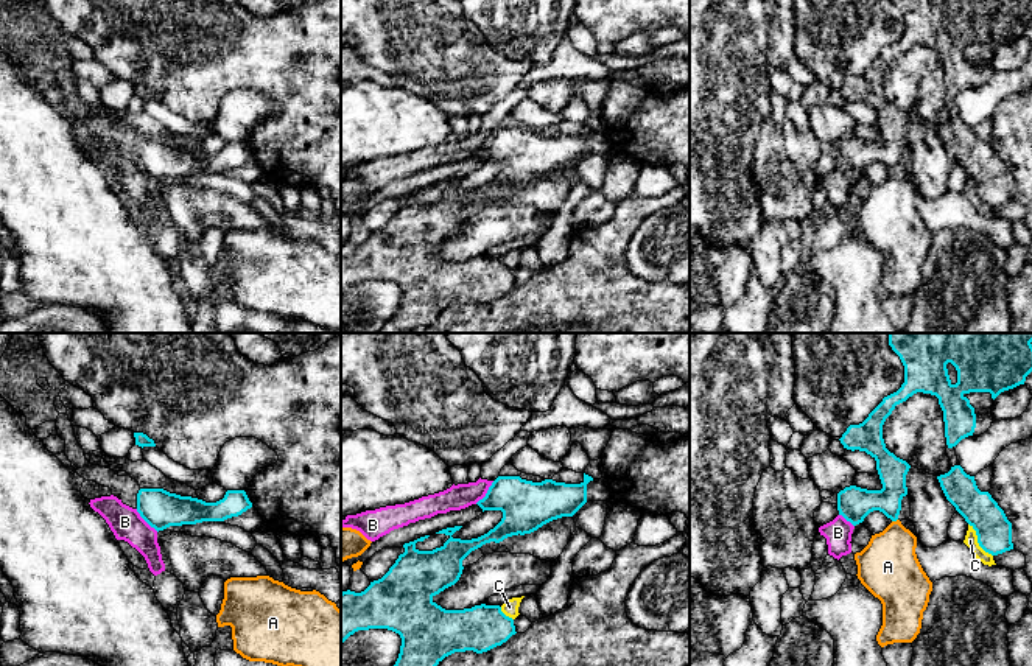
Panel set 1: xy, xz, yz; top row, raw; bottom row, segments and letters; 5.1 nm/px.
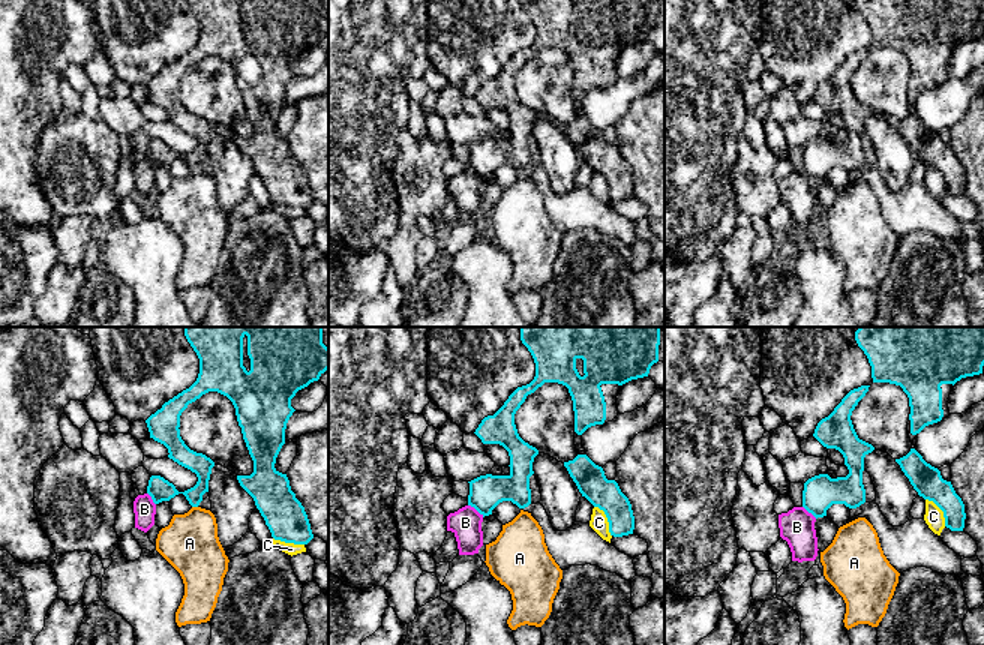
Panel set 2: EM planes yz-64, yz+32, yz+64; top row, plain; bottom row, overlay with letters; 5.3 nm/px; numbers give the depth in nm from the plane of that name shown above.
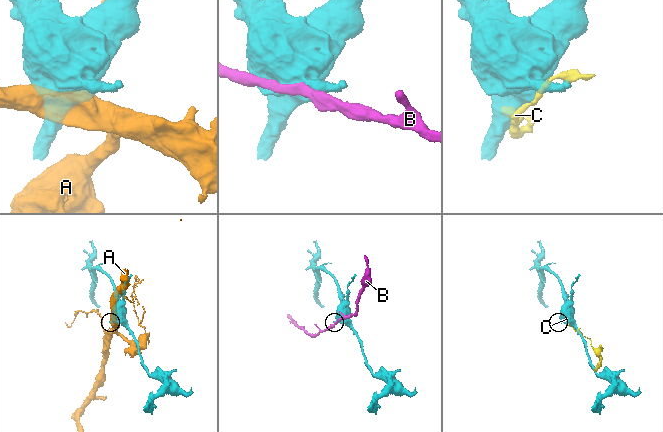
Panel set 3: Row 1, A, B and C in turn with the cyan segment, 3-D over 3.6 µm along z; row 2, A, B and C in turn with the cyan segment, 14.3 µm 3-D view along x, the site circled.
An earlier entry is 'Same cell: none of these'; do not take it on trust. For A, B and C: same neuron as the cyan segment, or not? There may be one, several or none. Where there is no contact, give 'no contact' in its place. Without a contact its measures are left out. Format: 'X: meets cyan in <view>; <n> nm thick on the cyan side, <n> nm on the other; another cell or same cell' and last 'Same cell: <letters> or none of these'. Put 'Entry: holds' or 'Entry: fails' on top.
Entry: holds
A: meets cyan in yz; 180 nm thick on the cyan side, 320 nm on the other; another cell
B: meets cyan in xy; 200 nm thick on the cyan side, 160 nm on the other; another cell
C: meets cyan in yz; 180 nm thick on the cyan side, 70 nm on the other; another cell
Same cell: none of these

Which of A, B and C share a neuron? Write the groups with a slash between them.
A / B / C

